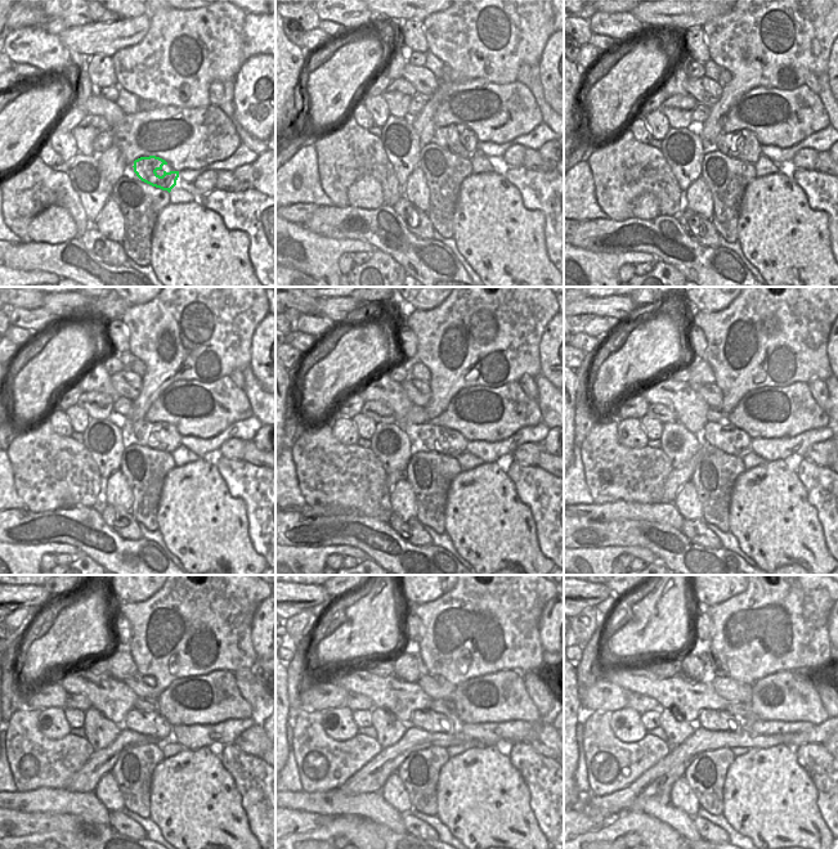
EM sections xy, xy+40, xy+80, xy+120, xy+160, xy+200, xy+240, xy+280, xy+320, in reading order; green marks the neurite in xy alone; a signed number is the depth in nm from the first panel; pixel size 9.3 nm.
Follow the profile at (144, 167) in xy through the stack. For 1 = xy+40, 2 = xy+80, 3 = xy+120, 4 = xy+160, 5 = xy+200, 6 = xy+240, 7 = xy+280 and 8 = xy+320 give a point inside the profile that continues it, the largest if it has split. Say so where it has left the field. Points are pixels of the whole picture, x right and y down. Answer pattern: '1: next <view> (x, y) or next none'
1: next xy+40 (429, 160)
2: next xy+80 (727, 148)
3: next xy+120 (144, 436)
4: next xy+160 (431, 436)
5: next xy+200 (724, 436)
6: next xy+240 (153, 724)
7: next xy+280 (428, 721)
8: next xy+320 (715, 721)

